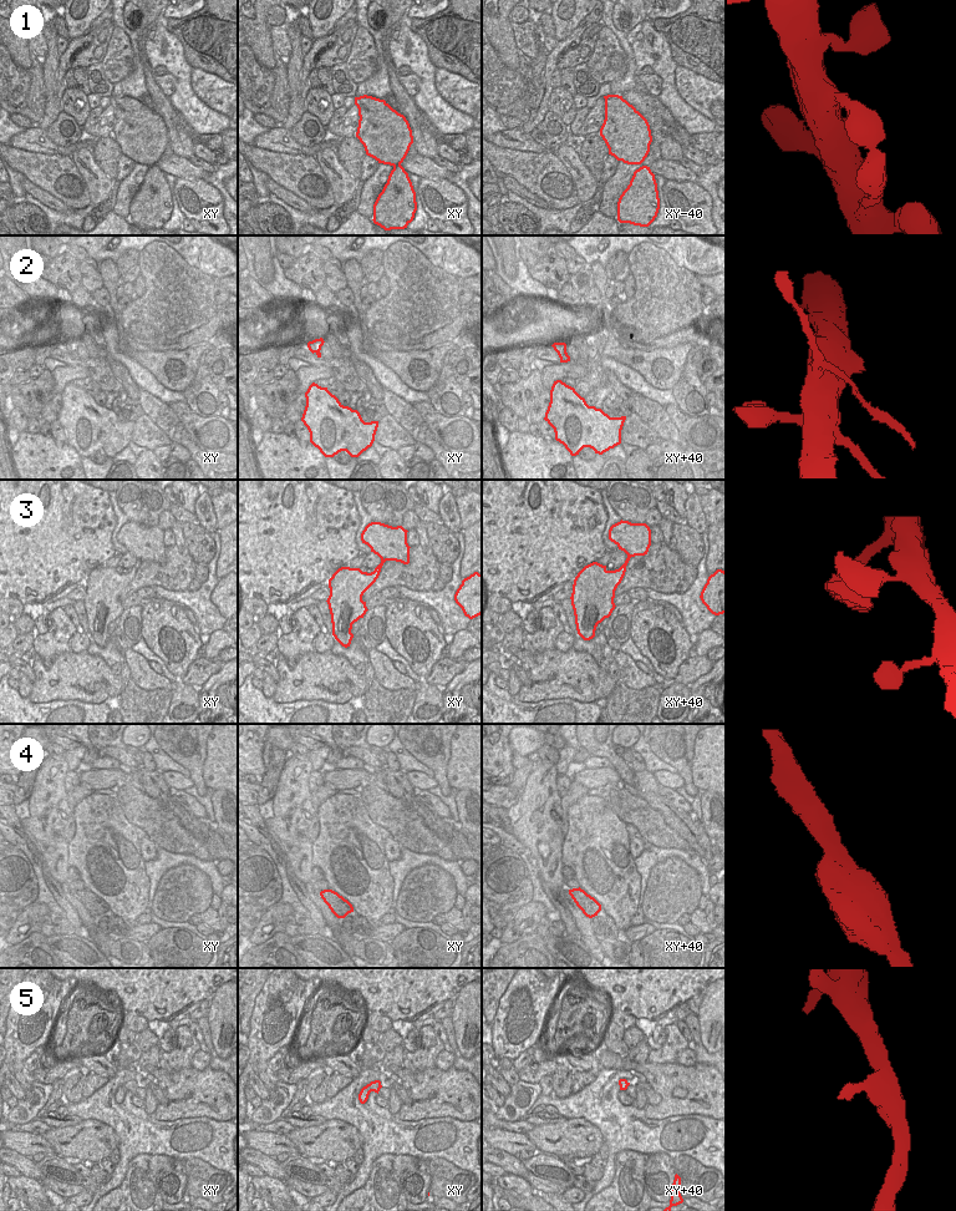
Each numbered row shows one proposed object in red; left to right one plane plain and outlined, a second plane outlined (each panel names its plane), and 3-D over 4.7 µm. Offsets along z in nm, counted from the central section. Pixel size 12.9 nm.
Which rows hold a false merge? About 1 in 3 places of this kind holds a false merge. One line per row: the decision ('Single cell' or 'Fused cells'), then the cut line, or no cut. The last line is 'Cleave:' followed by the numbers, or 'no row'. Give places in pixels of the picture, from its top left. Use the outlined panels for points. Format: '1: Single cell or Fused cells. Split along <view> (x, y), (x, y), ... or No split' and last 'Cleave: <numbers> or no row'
1: Single cell. No split
2: Fused cells. Split along xy+40 (560, 343), (563, 348)
3: Single cell. No split
4: Single cell. No split
5: Single cell. No split
Cleave: 2

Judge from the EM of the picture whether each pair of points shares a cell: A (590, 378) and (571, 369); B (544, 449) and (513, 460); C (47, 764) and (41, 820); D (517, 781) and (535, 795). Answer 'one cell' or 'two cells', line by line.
A: two cells
B: one cell
C: one cell
D: two cells

